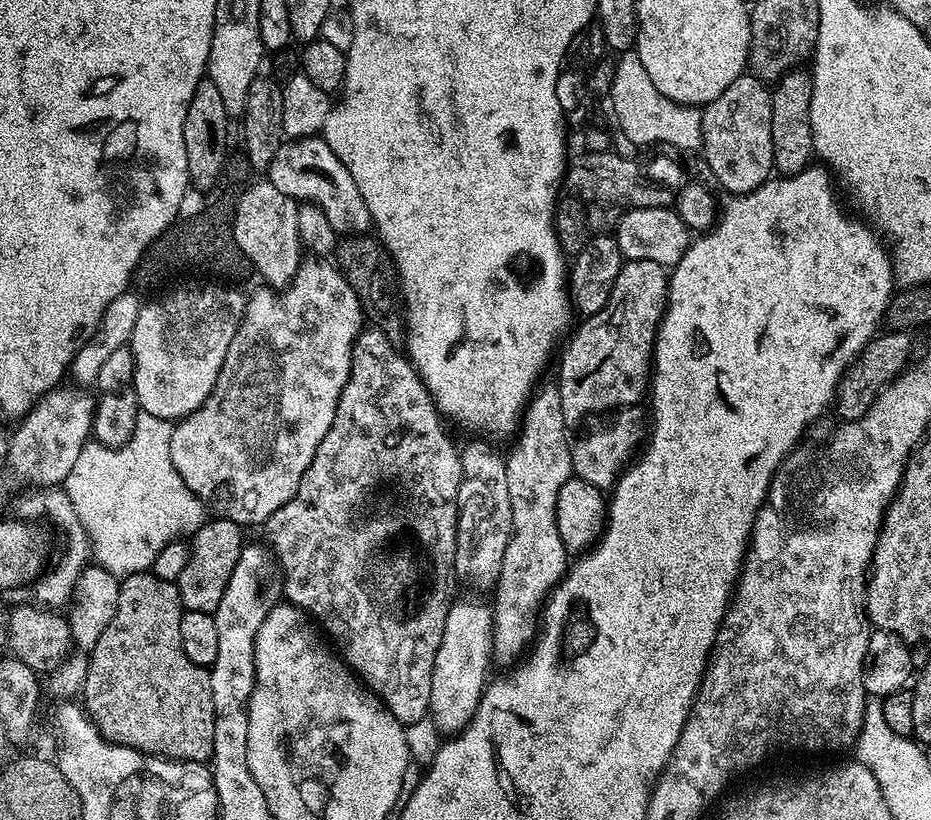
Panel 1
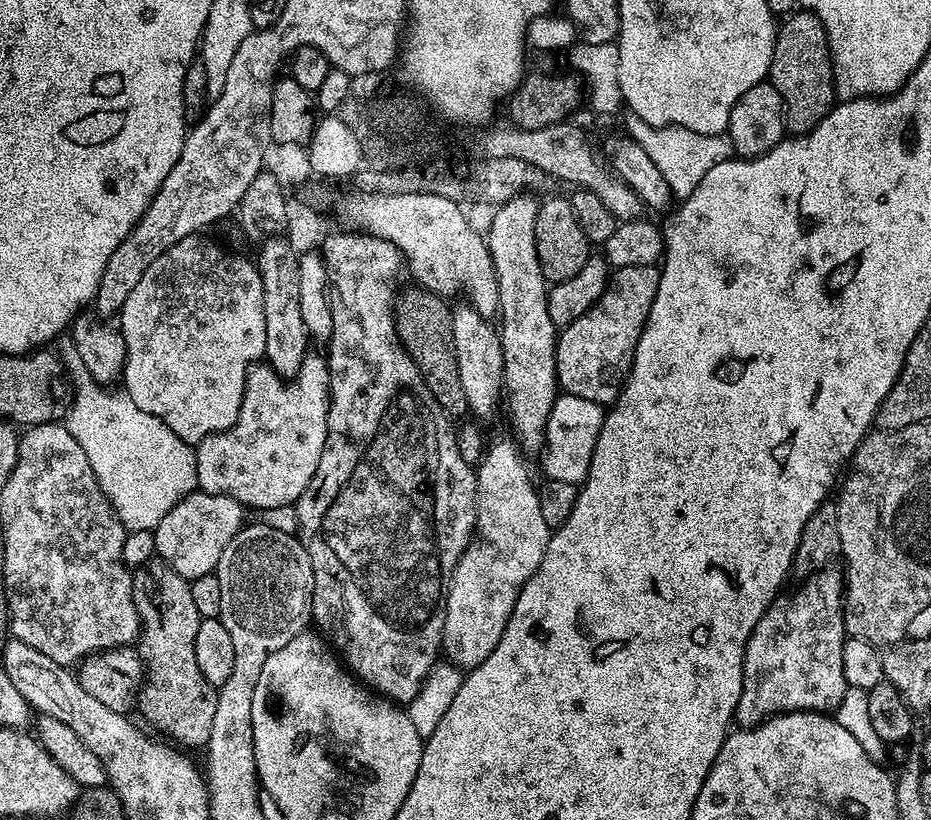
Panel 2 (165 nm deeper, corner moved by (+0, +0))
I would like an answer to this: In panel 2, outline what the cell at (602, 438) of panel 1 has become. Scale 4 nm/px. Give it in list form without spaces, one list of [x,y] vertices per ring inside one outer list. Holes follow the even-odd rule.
[[[557,395],[554,406],[550,410],[550,418],[544,431],[544,476],[558,482],[570,482],[581,485],[590,470],[590,458],[594,458],[594,446],[598,442],[598,434],[602,430],[605,409],[586,398]]]

